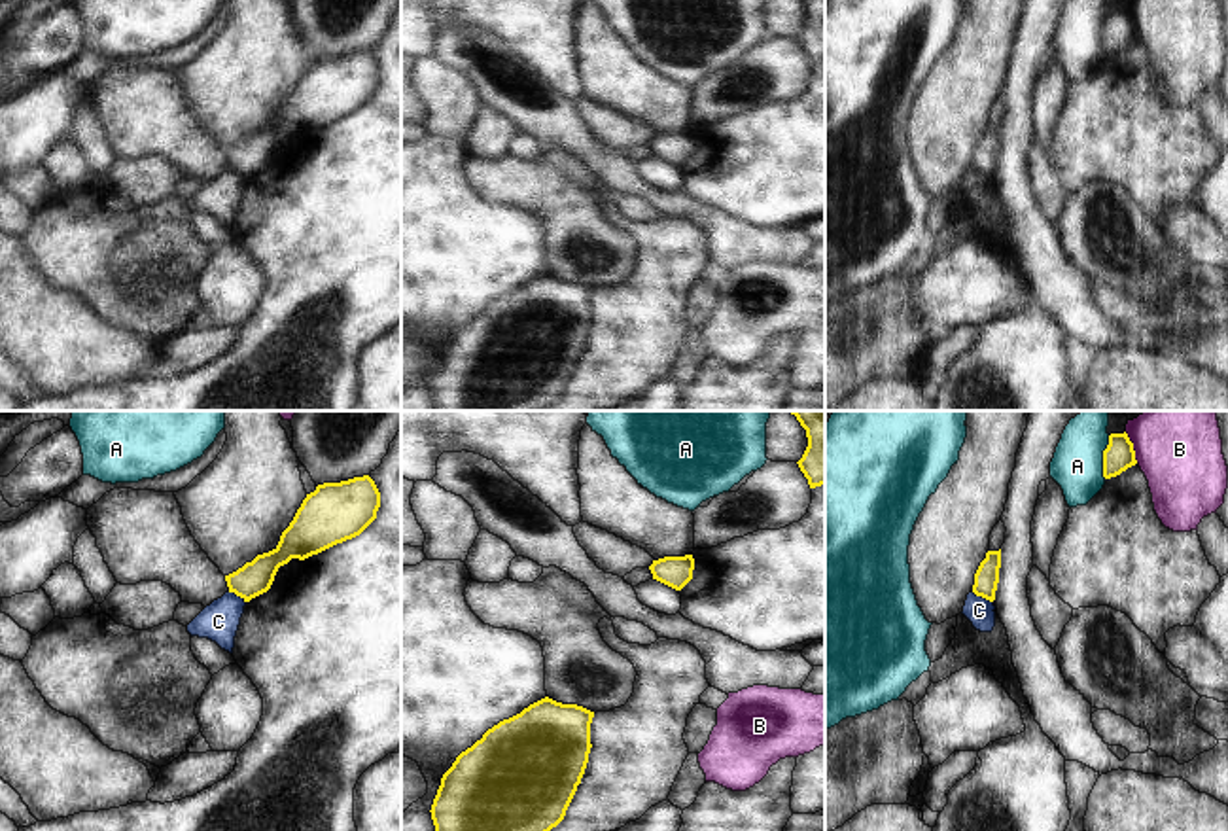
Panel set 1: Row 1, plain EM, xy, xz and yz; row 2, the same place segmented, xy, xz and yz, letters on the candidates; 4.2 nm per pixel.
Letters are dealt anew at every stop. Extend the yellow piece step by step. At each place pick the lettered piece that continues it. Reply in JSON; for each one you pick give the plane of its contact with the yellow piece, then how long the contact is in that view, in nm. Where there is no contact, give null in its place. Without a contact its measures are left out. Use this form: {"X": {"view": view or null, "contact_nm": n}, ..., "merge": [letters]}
{"merge": []}

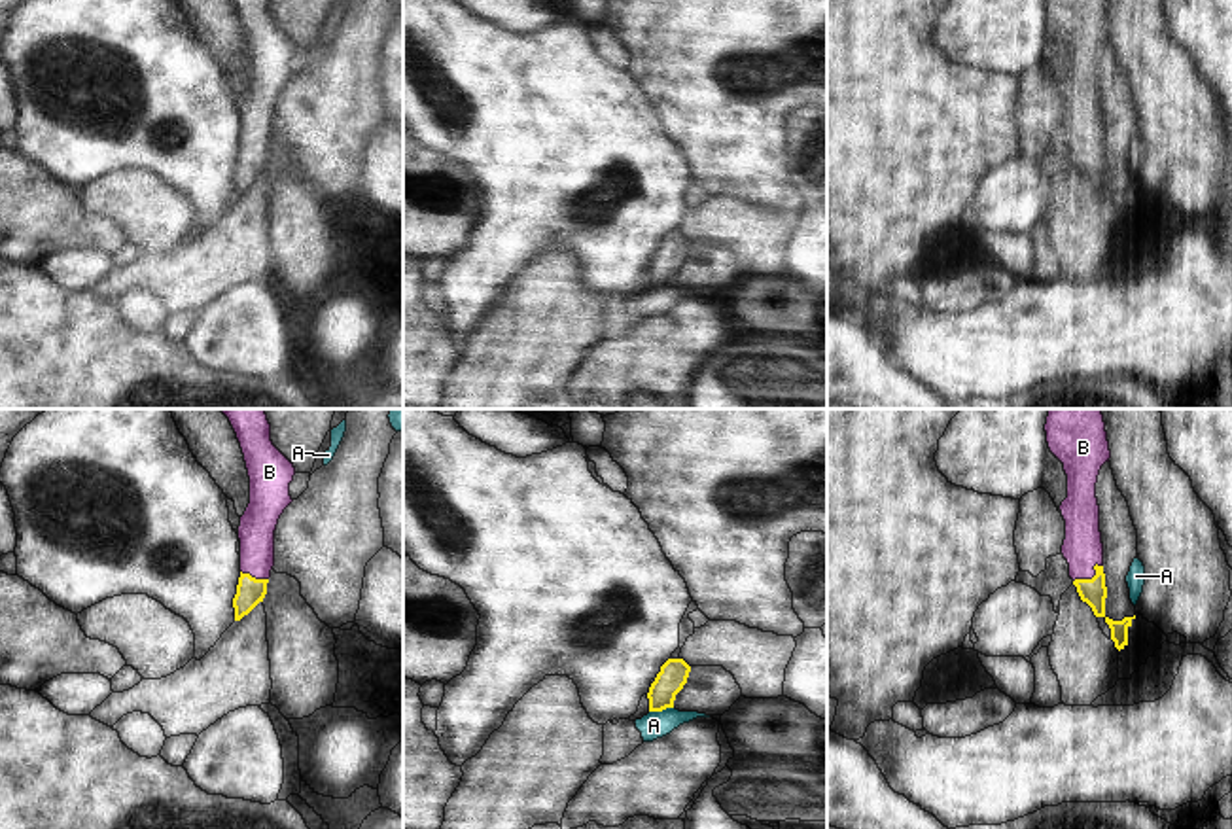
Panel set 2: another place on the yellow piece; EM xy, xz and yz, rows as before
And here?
{"B": {"view": "yz", "contact_nm": 150}, "merge": ["B"]}

